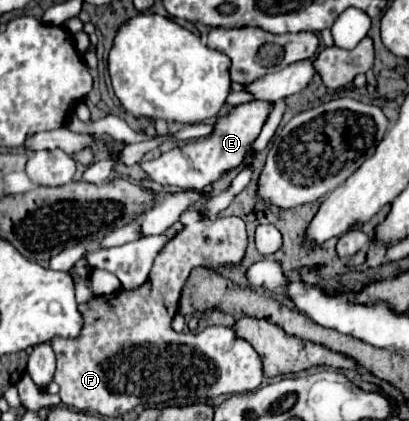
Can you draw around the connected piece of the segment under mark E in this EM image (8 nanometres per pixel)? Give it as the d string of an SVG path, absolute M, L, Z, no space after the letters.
M248 101L248 103L236 105L230 113L216 119L212 133L206 139L174 147L156 159L140 161L138 165L146 171L146 175L152 181L160 185L172 185L182 191L202 191L214 181L218 181L224 173L242 167L244 161L250 163L248 157L256 157L252 143L260 135L260 129L266 123L272 107L274 103L268 103L268 101Z

